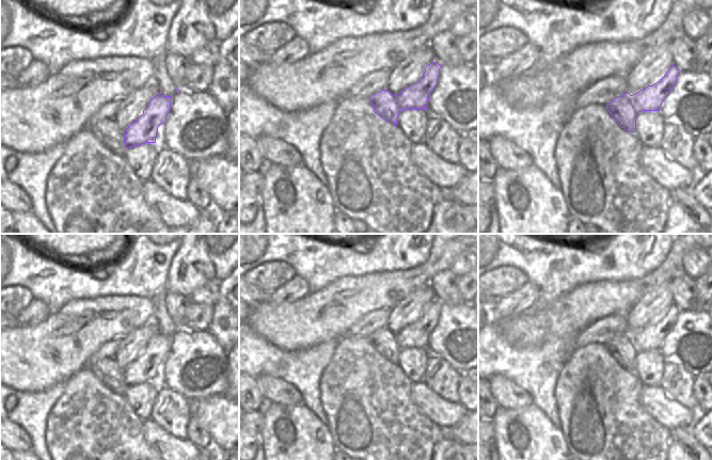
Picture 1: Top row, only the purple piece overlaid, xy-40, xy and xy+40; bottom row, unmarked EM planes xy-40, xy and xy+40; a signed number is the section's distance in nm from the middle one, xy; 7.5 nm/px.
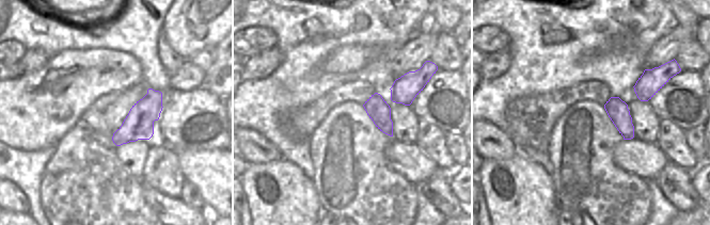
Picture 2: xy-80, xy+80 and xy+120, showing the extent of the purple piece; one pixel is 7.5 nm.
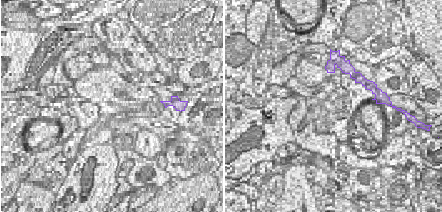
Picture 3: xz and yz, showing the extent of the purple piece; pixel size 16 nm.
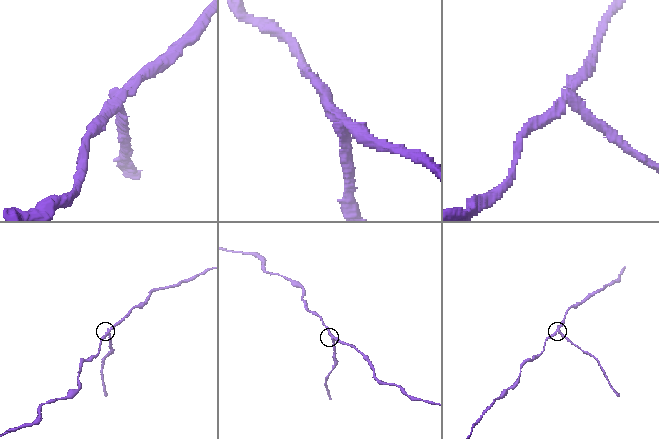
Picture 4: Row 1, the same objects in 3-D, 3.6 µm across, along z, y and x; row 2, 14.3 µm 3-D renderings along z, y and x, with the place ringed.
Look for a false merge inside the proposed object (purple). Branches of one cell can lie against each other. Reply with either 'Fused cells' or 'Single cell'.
Fused cells.

